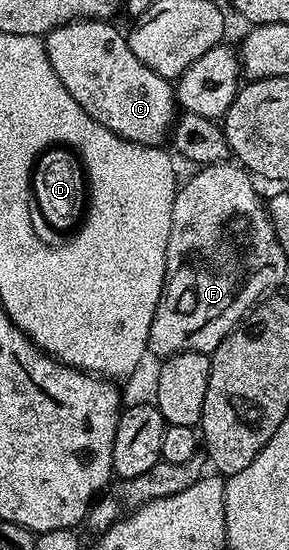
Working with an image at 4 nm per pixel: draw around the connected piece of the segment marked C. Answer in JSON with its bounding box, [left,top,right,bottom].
[45,19,177,146]

